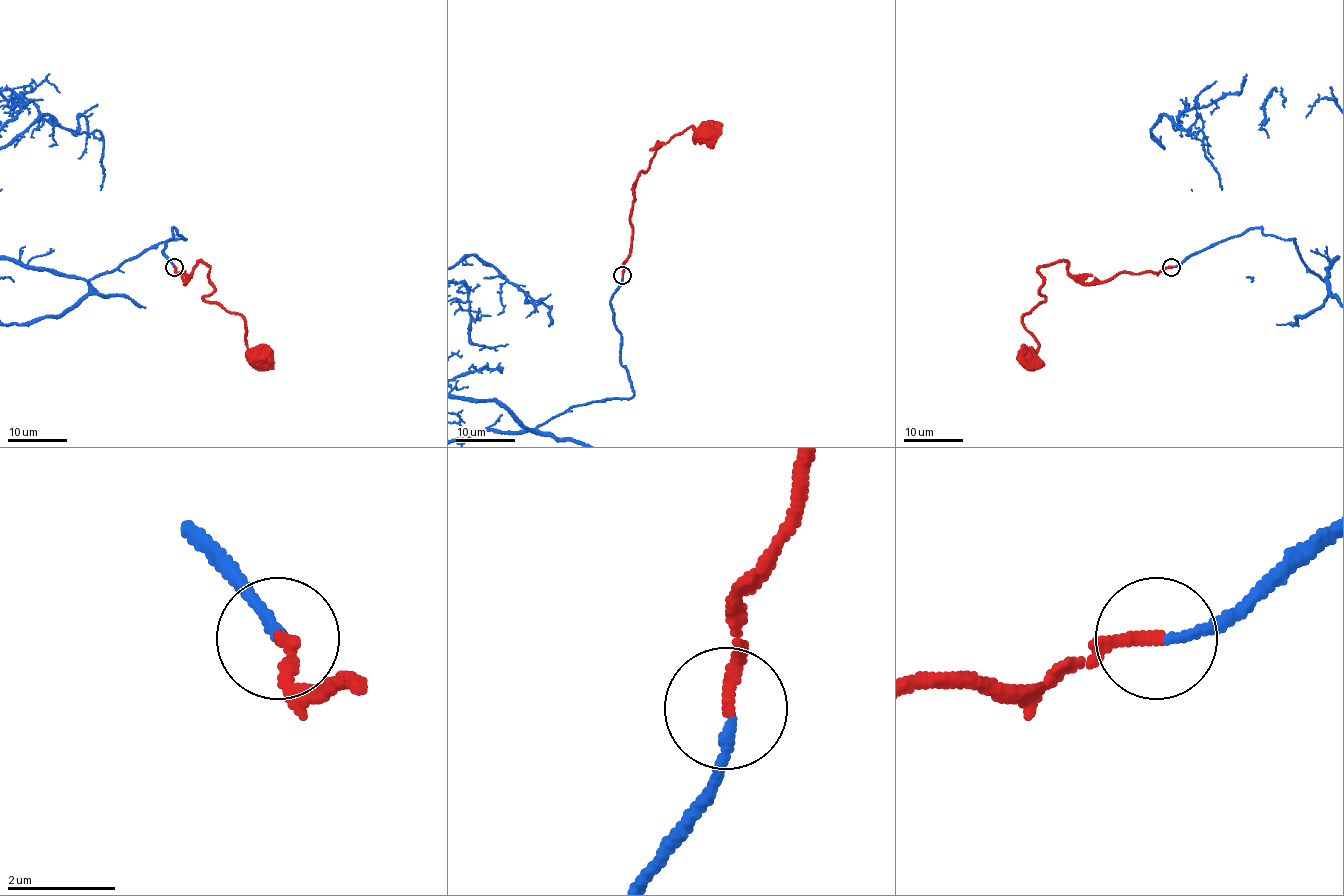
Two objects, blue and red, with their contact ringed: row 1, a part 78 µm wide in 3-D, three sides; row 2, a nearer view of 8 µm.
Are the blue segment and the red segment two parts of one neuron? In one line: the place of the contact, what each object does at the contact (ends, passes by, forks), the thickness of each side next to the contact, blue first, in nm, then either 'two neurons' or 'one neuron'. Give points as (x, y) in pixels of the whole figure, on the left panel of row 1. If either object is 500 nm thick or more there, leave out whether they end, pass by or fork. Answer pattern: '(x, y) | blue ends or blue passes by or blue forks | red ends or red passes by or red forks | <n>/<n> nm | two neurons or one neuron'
(174, 267) | blue ends | red ends | 170/220 nm | one neuron

